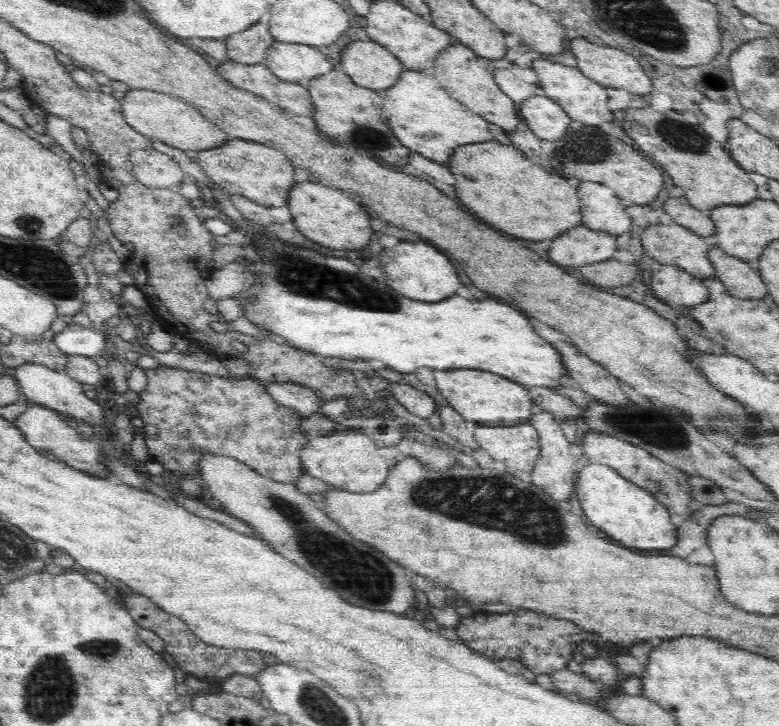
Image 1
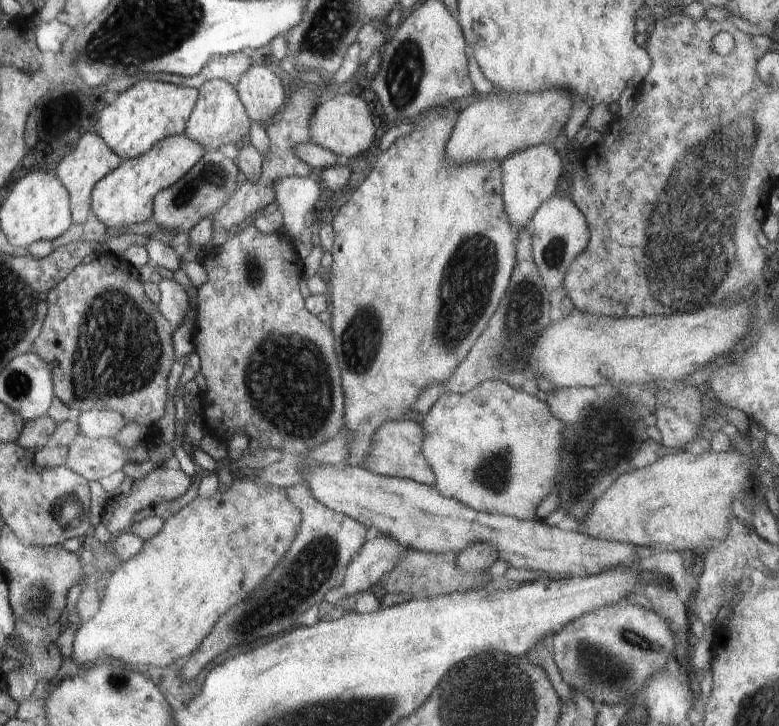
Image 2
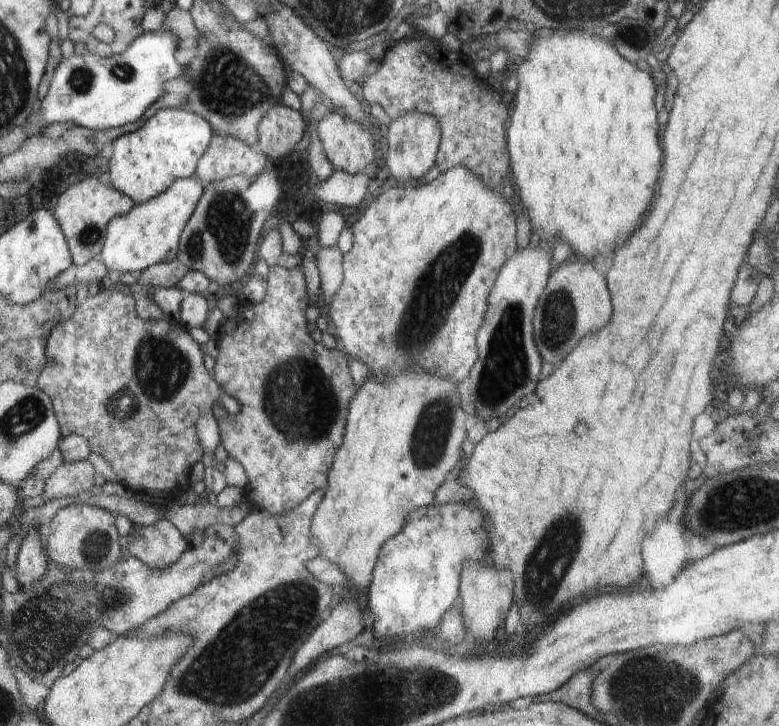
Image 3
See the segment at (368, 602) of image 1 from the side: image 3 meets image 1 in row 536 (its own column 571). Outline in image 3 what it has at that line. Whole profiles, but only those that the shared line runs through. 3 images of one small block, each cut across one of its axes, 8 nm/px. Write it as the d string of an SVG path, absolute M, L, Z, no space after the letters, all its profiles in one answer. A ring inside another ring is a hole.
M571 258L549 275L536 303L533 337L542 358L558 366L587 335L598 332L612 318L614 306L604 279L594 264Z

